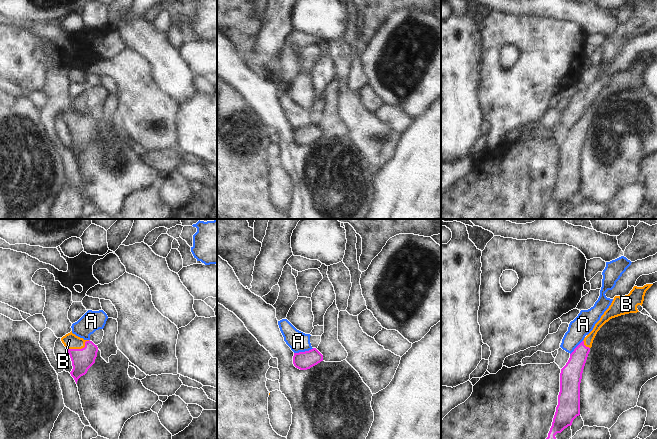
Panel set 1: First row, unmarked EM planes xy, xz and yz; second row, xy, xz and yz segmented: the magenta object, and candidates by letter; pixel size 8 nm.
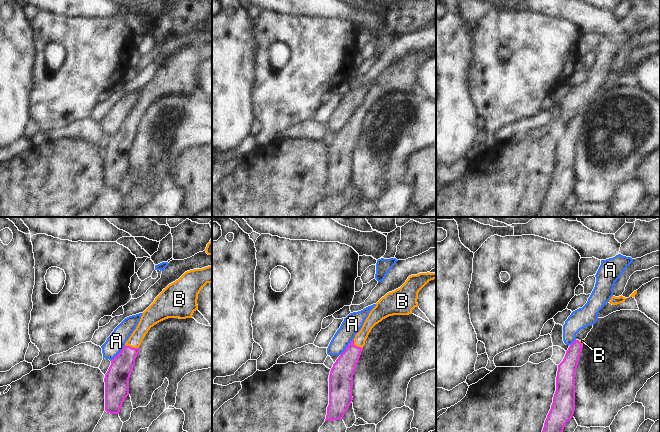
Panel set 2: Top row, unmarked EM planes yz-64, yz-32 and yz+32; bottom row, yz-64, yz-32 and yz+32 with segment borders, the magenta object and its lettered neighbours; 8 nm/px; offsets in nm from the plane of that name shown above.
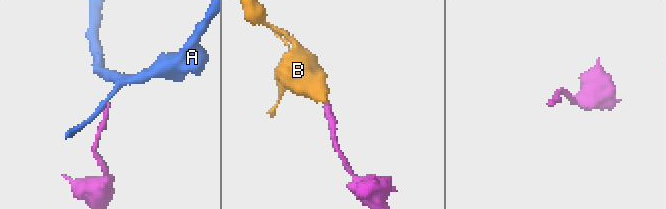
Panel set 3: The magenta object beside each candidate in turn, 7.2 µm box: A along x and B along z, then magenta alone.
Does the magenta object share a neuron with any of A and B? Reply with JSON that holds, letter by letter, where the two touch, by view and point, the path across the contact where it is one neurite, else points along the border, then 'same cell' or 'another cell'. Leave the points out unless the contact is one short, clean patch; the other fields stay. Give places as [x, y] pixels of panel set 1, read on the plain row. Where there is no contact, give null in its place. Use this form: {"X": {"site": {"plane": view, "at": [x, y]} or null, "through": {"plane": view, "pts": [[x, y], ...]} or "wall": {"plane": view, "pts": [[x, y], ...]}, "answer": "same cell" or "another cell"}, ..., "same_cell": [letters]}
{"A": {"site": {"plane": "xz", "at": [303, 128]}, "wall": {"plane": "xz", "pts": [[313, 124], [294, 129]]}, "answer": "another cell"}, "B": {"site": {"plane": "xy", "at": [79, 125]}, "through": {"plane": "xy", "pts": [[82, 135], [79, 125], [71, 117]]}, "answer": "same cell"}, "same_cell": ["B"]}

